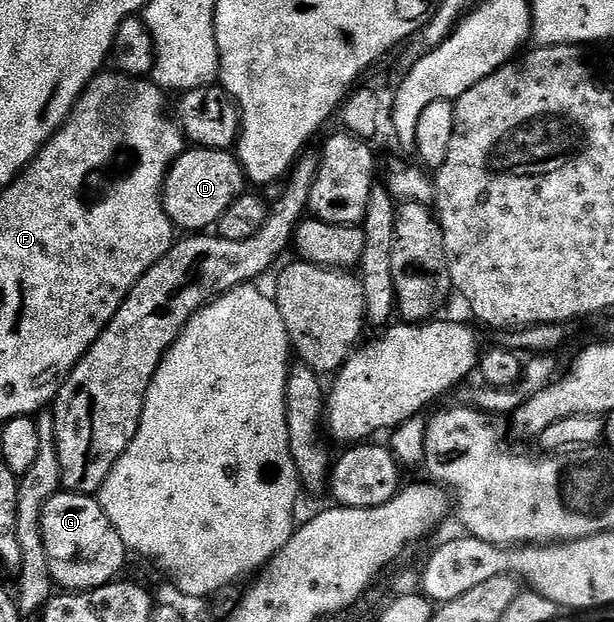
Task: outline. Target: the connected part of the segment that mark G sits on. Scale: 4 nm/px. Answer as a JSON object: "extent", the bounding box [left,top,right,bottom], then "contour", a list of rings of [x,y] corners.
{"extent":[42,490,128,592],"contour":[[[63,490],[48,498],[42,515],[42,533],[50,577],[59,589],[91,592],[119,579],[118,571],[128,557],[128,549],[120,534],[116,534],[116,526],[112,526],[108,514],[104,514],[102,503],[94,496]]]}

